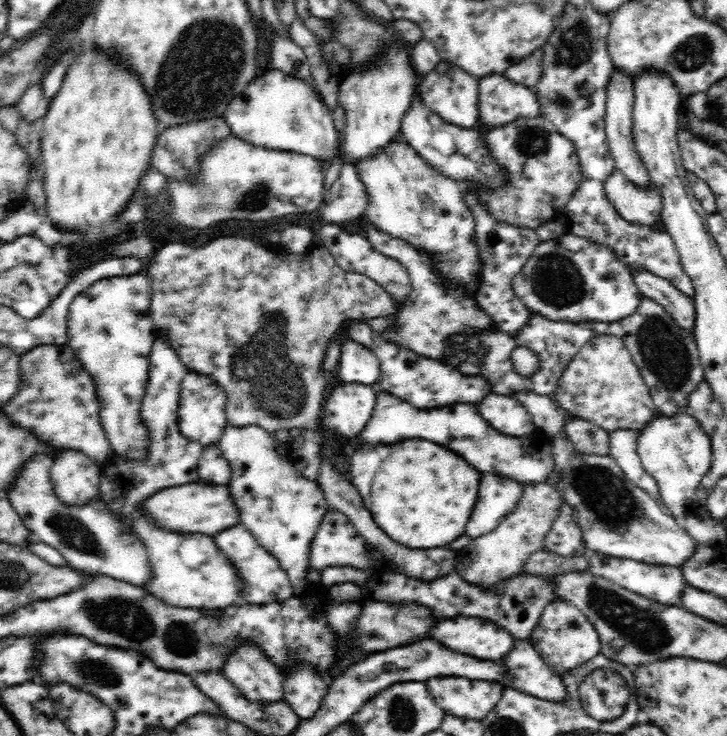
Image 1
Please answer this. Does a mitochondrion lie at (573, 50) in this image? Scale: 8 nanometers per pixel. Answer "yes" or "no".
yes

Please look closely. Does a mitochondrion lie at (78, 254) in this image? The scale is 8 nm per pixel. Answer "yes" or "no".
no

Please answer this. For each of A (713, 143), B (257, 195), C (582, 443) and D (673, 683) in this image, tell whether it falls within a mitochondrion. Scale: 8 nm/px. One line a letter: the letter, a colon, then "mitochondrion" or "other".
A: other
B: mitochondrion
C: mitochondrion
D: other

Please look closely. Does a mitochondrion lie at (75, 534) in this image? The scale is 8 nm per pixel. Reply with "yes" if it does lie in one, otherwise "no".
yes

